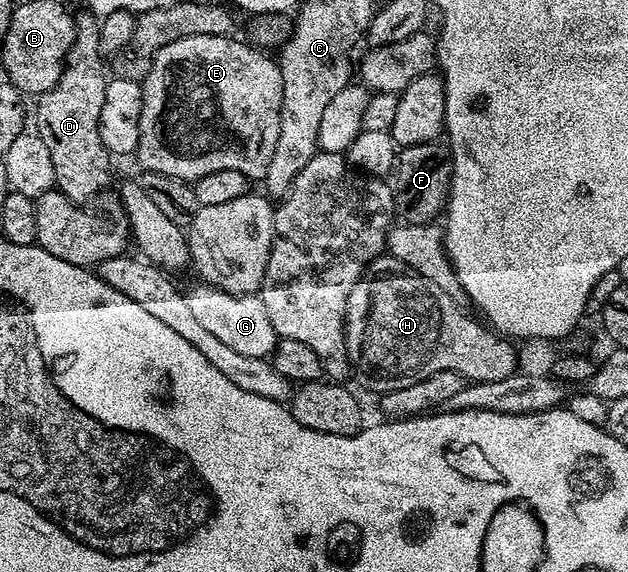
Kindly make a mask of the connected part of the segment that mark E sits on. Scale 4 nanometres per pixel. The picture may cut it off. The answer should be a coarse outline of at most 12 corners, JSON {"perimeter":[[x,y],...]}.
{"perimeter":[[226,34],[161,48],[134,157],[266,179],[279,63]]}

